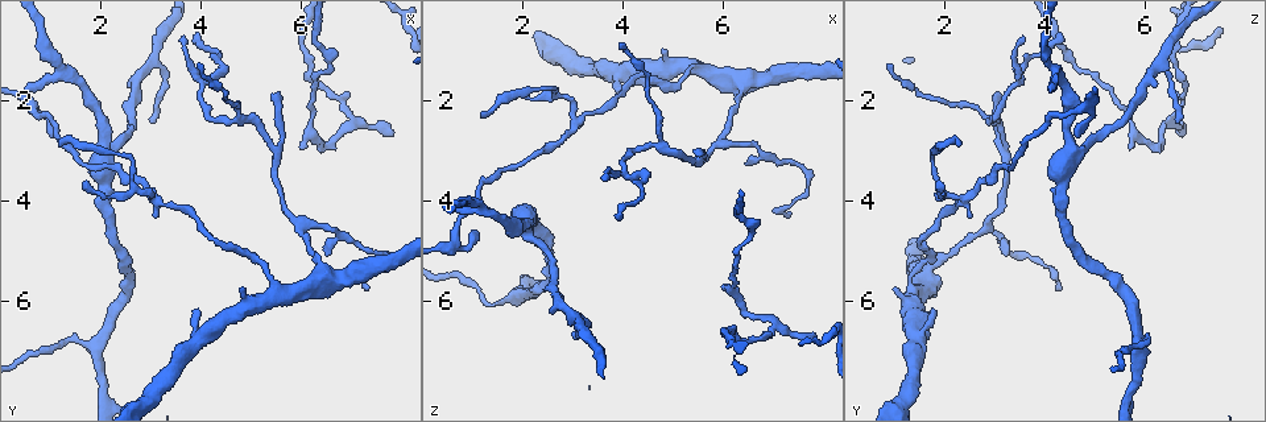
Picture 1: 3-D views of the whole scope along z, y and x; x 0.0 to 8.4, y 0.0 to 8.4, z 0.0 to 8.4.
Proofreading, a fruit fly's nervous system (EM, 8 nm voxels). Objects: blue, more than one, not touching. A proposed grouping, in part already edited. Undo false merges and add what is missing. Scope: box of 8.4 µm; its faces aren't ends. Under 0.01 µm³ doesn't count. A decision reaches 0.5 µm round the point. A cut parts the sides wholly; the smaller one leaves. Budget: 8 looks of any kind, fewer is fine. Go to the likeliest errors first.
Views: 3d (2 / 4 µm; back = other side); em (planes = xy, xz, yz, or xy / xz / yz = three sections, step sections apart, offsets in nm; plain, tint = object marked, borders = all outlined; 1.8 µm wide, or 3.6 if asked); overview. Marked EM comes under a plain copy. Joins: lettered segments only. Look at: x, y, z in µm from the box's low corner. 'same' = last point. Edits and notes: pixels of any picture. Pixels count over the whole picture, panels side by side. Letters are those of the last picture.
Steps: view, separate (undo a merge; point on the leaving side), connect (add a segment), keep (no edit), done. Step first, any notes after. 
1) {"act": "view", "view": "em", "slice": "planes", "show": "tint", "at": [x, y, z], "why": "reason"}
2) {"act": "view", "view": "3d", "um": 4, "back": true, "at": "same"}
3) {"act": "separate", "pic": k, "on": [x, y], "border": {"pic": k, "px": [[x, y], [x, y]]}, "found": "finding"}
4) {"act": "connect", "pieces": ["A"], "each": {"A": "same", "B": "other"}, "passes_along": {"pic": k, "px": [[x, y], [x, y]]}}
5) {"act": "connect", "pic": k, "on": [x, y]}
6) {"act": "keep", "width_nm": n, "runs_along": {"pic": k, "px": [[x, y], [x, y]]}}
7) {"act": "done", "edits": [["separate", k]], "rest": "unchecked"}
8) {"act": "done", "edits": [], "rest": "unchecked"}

{"act": "view", "view": "em", "slice": "xy", "step": 16, "show": "borders", "at": [1.15, 2.85, 2.35], "why": "tapers out"}

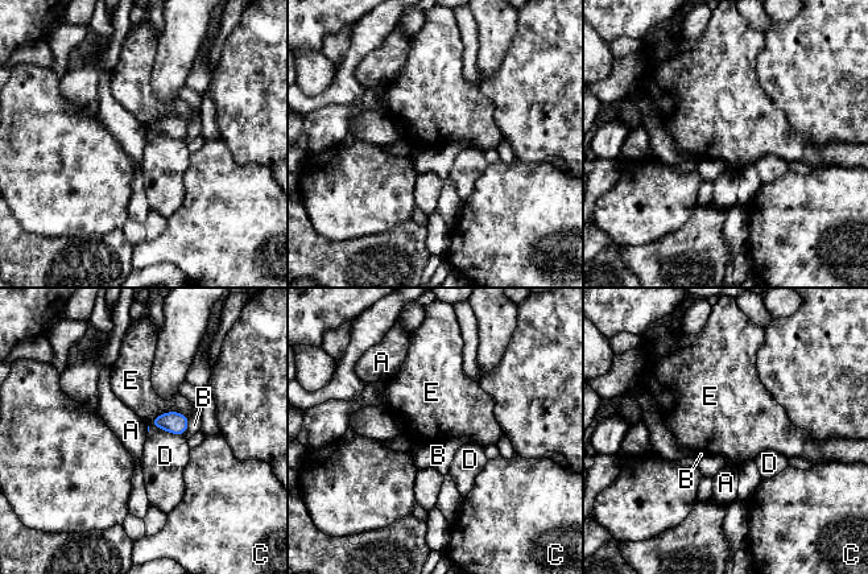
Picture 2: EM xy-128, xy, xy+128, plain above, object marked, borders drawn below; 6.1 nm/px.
{"act": "view", "view": "em", "slice": "planes", "show": "borders", "at": "same", "why": "cut it another way"}

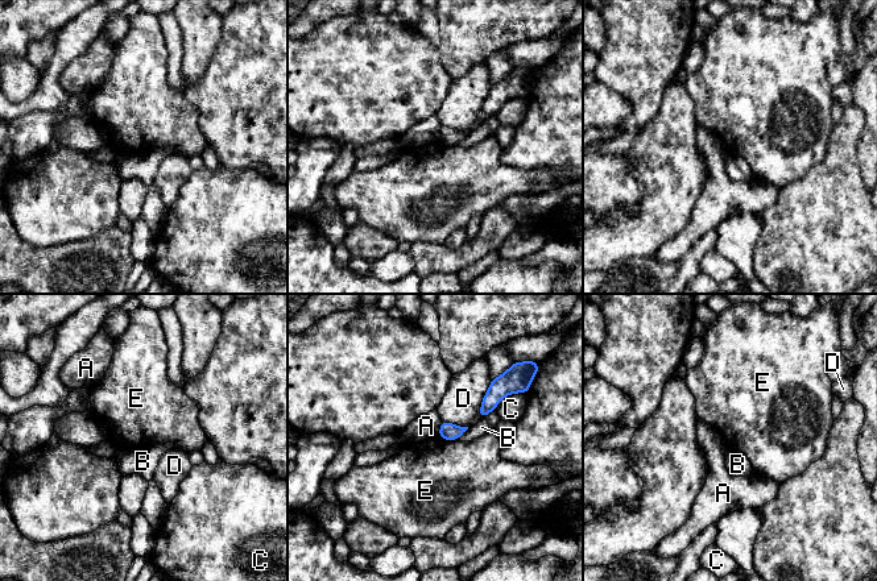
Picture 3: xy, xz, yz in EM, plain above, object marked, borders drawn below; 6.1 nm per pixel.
{"act": "keep", "width_nm": 110, "each": {"A": "other", "B": "other", "C": "other", "D": "other", "E": "other"}, "border": {"pic": 3, "px": [[438, 436], [456, 439]]}, "found": "no lettered segment goes on from it"}

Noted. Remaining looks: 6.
{"act": "view", "view": "em", "um": 3.6, "slice": "xy", "step": 4, "show": "borders", "at": [7.75, 2.70, 6.75], "why": "tapers out"}

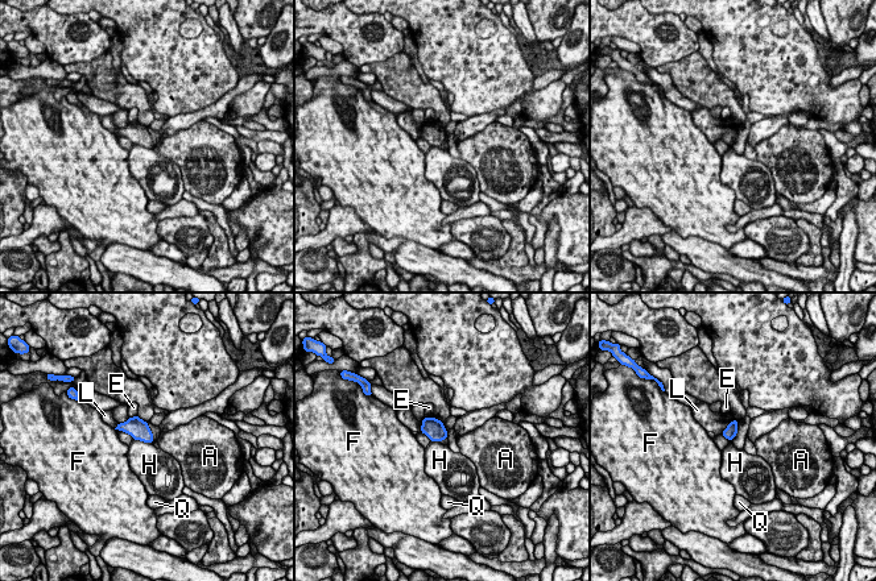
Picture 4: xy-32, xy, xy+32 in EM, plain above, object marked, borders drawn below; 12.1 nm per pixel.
{"act": "view", "view": "em", "um": 3.6, "slice": "planes", "show": "borders", "at": "same", "why": "another direction"}

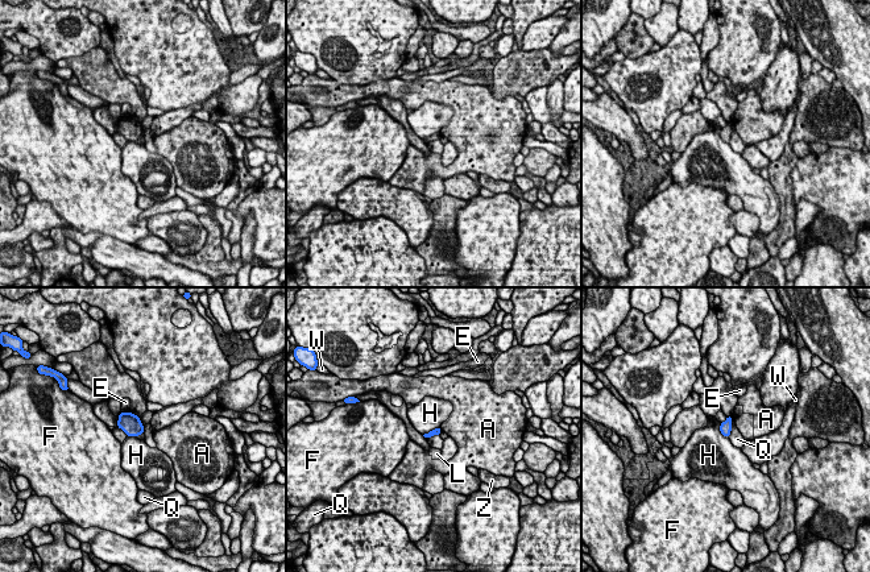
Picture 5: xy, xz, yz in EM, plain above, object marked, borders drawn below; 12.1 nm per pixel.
{"act": "keep", "each": {"A": "other", "E": "other", "F": "other", "H": "other", "L": "other", "Q": "other", "W": "other", "Z": "other"}, "border": {"pic": 5, "px": [[733, 418], [728, 436]]}, "found": "none of them fits"}

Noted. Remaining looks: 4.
{"act": "view", "view": "em", "slice": "xy", "step": 16, "show": "tint", "at": [2.00, 3.30, 4.30], "why": "calibre changes"}

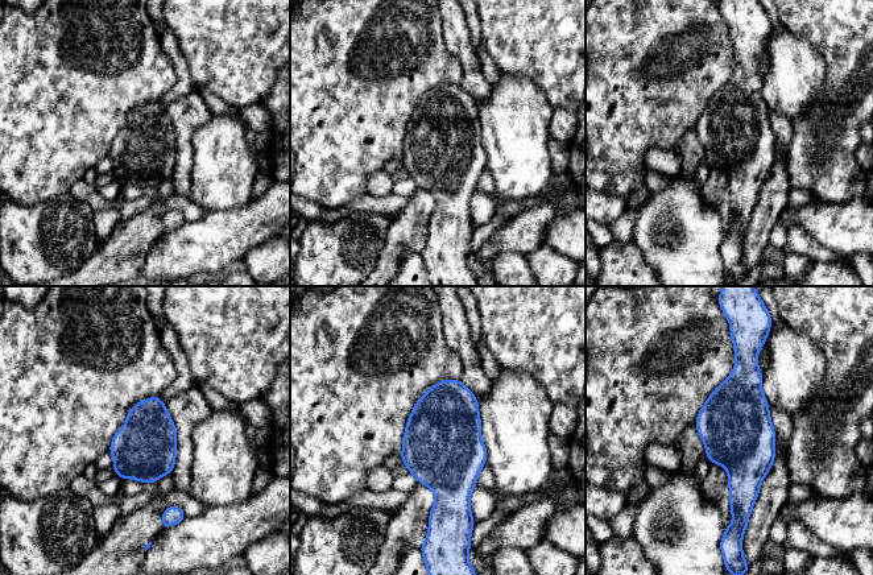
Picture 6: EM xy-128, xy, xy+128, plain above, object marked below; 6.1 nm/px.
{"act": "view", "view": "em", "slice": "xy", "step": 16, "show": "borders", "at": "same"}

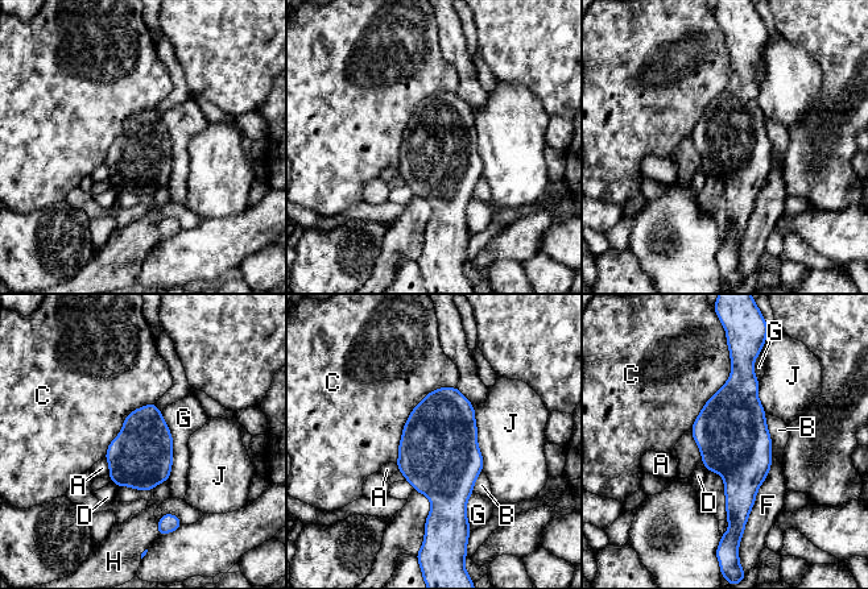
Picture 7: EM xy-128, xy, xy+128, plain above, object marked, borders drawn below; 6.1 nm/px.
{"act": "keep", "each": {"A": "other", "B": "other", "C": "other", "D": "other", "F": "other", "G": "other", "H": "other", "J": "other"}, "border": {"pic": 7, "px": [[455, 386], [413, 409], [396, 463]]}, "found": "all the same cell"}

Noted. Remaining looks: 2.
{"act": "view", "view": "em", "slice": "xy", "step": 8, "show": "borders", "at": [6.55, 5.05, 3.25], "why": "an open end"}

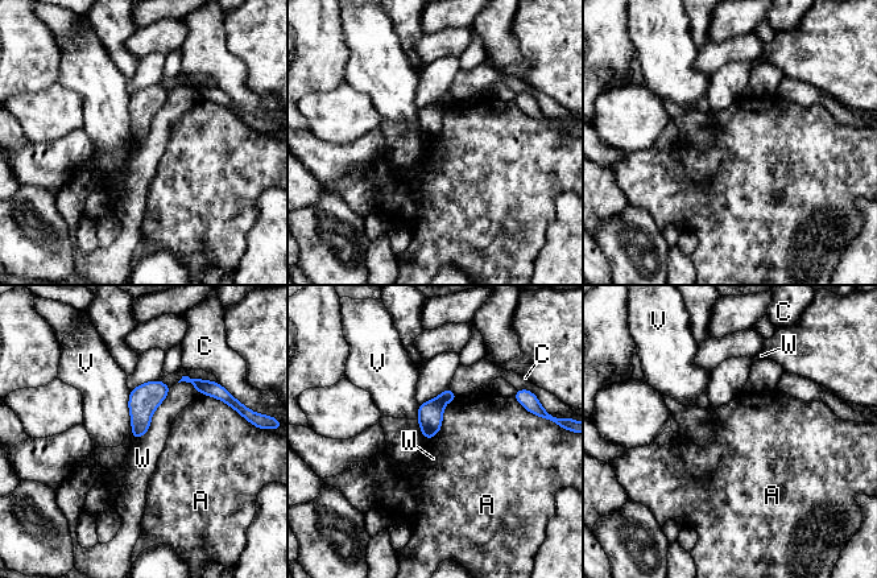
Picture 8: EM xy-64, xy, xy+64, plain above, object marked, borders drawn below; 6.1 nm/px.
{"act": "keep", "longest_contact_nm": ["W", 400], "each": {"A": "other", "C": "other", "V": "other", "W": "other"}, "border": {"pic": 8, "px": [[458, 397], [427, 440]]}, "found": "none of them fits"}

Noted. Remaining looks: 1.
{"act": "done", "edits": [], "rest": "unchecked"}

